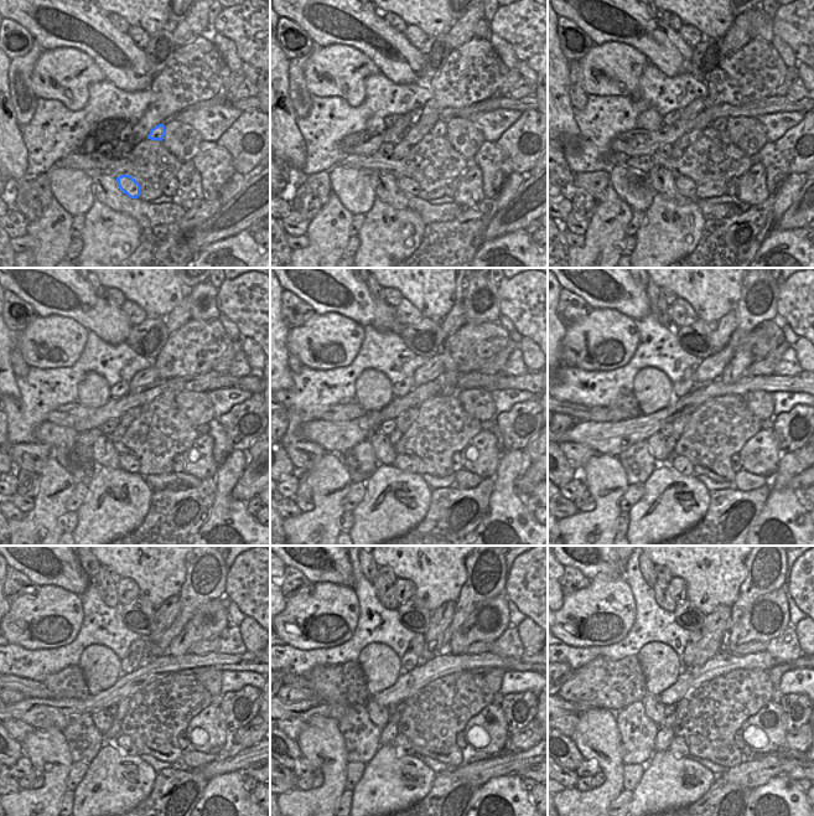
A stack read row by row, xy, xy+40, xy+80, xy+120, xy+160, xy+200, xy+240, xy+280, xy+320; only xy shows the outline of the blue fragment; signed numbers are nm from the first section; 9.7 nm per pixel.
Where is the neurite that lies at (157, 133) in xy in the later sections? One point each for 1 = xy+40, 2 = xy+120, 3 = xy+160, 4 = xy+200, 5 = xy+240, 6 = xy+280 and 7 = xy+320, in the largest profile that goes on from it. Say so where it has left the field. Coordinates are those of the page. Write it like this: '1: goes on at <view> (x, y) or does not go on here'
1: goes on at xy+40 (440, 128)
2: goes on at xy+120 (167, 398)
3: goes on at xy+160 (450, 378)
4: goes on at xy+200 (745, 356)
5: goes on at xy+240 (211, 619)
6: goes on at xy+280 (490, 619)
7: goes on at xy+320 (768, 615)

